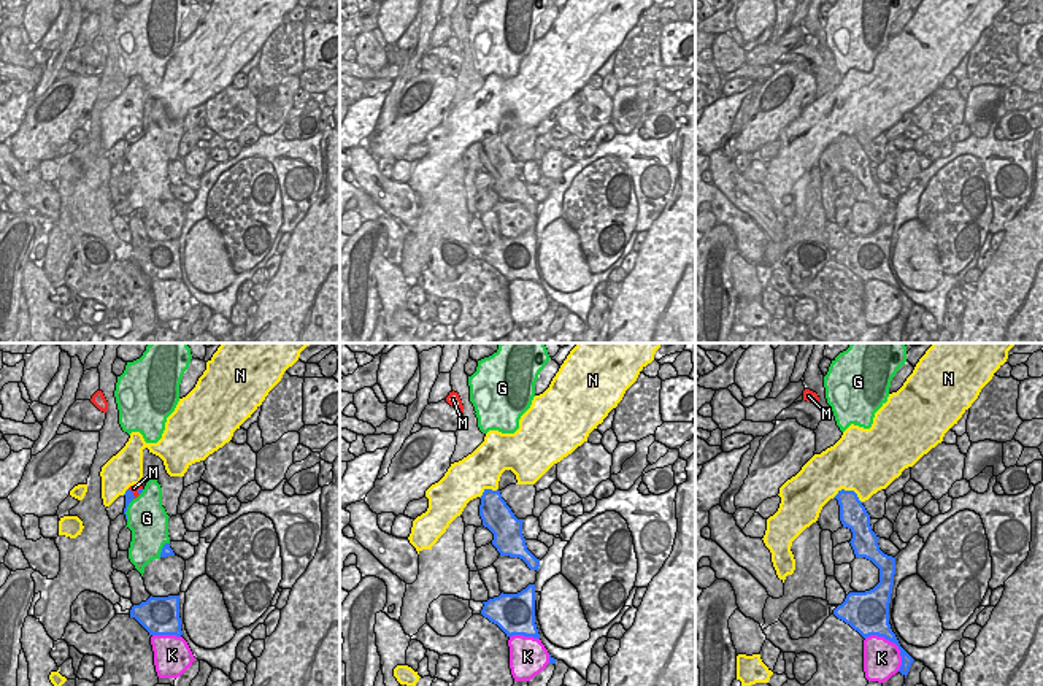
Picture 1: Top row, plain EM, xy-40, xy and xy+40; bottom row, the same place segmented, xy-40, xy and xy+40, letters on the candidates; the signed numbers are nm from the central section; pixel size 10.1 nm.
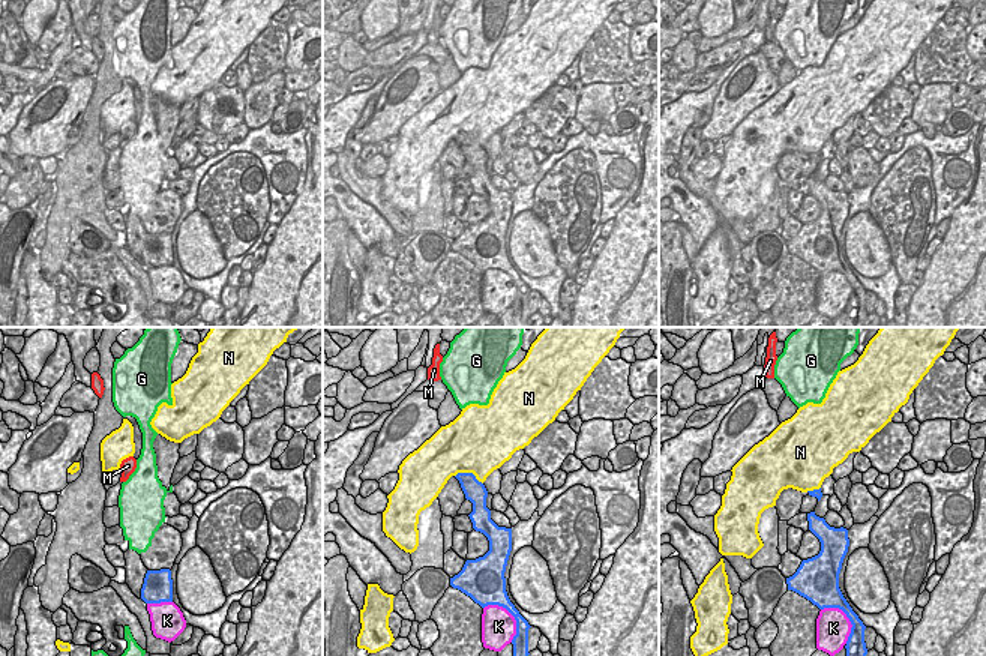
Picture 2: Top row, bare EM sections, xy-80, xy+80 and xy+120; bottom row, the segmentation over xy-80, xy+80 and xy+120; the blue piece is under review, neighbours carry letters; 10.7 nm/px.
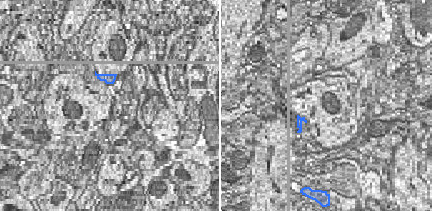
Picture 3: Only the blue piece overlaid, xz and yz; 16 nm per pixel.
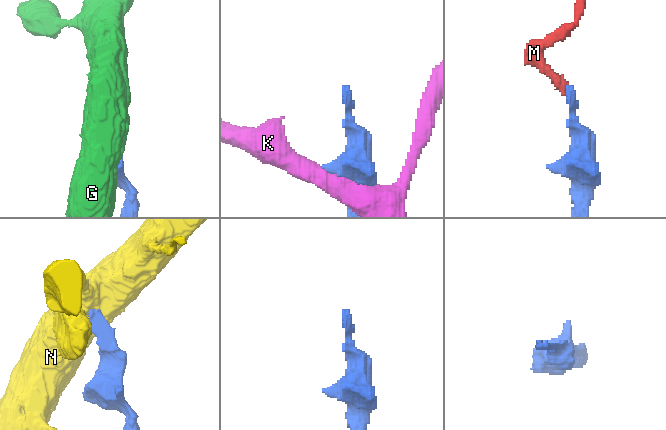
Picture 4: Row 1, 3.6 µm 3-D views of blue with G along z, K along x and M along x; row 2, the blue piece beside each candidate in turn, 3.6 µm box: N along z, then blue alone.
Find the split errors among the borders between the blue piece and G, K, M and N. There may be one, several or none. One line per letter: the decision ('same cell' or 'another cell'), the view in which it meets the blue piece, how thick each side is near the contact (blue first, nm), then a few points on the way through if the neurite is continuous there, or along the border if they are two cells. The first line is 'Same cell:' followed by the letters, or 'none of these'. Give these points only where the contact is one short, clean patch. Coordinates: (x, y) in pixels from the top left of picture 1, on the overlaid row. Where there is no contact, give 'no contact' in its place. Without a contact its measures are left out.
Same cell: M
G: another cell | xy-40 | 100/400 nm
K: another cell | xy+40 | 220/380 nm
M: same cell | xy-40 | 100/70 nm | across xy-40 (129, 496), (132, 493), (134, 488)
N: another cell | xy+40 | 280/480 nm | along xy+40 (832, 497), (842, 489), (851, 489), (861, 502)

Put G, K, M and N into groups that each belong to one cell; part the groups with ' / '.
G / K / M / N

